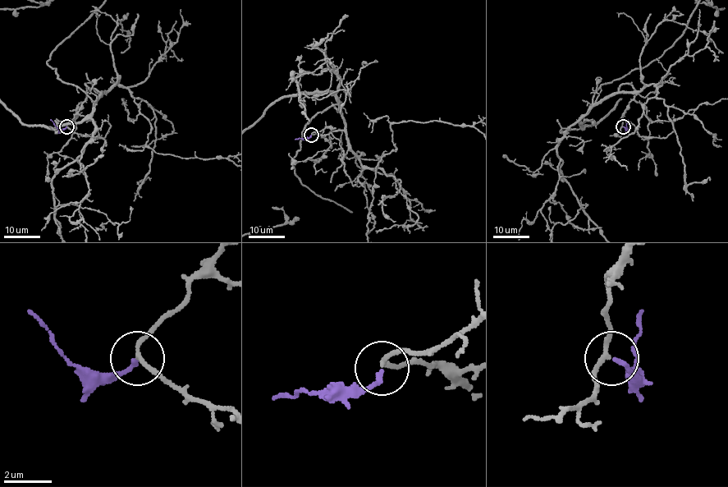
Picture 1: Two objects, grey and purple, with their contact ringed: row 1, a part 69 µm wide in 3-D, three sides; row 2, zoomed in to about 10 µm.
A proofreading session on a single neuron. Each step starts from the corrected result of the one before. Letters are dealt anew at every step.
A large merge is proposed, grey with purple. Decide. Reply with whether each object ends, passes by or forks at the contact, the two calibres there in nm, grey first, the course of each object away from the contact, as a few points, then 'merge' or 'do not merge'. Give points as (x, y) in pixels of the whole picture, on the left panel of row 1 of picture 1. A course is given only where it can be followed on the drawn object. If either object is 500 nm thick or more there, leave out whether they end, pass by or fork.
grey passes by; purple ends; calibres 170 and 180 nm; course grey (66, 126), (84, 84), (98, 89), (80, 121), (25, 125); course purple (66, 126), (57, 129), (51, 120); merge

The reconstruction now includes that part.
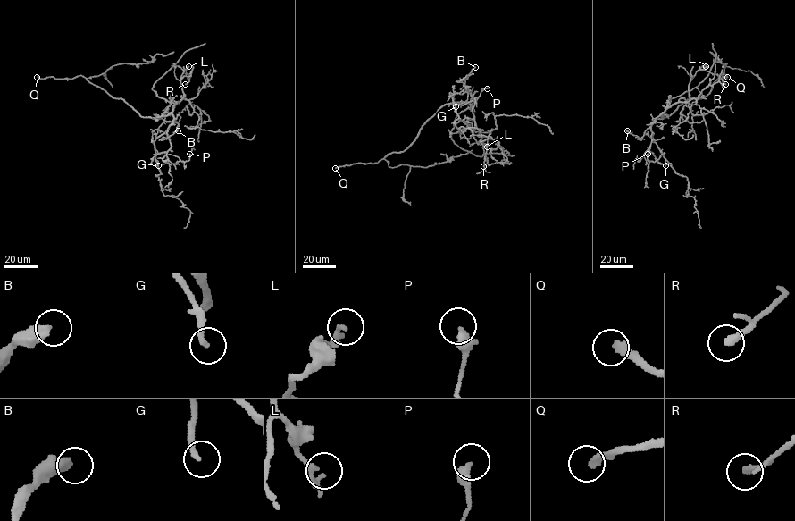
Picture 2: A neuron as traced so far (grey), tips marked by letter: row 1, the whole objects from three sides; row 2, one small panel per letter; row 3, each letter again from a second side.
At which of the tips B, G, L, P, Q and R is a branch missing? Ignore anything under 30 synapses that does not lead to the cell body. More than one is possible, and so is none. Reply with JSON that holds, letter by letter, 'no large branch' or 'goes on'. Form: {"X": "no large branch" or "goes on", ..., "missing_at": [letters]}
{"B": "goes on", "G": "goes on", "L": "no large branch", "P": "no large branch", "Q": "goes on", "R": "no large branch", "missing_at": ["B", "G", "Q"]}

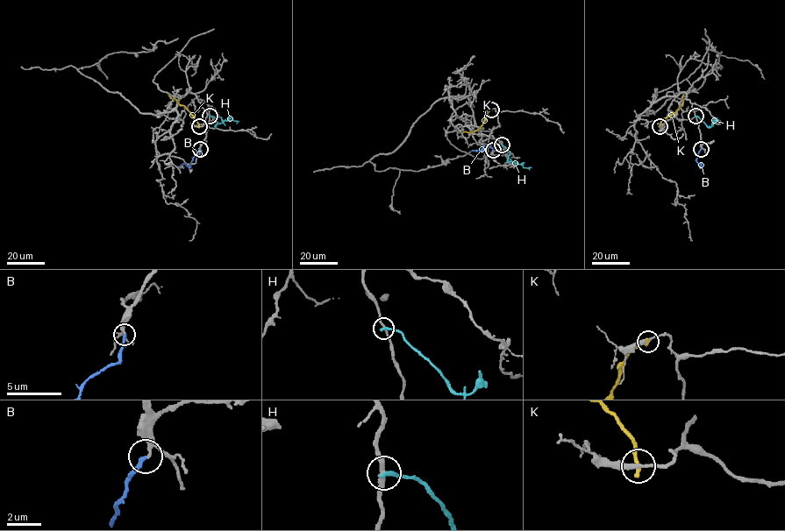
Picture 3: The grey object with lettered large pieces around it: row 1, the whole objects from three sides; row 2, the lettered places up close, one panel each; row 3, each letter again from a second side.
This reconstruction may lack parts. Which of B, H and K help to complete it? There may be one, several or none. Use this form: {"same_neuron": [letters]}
{"same_neuron": ["B"]}

